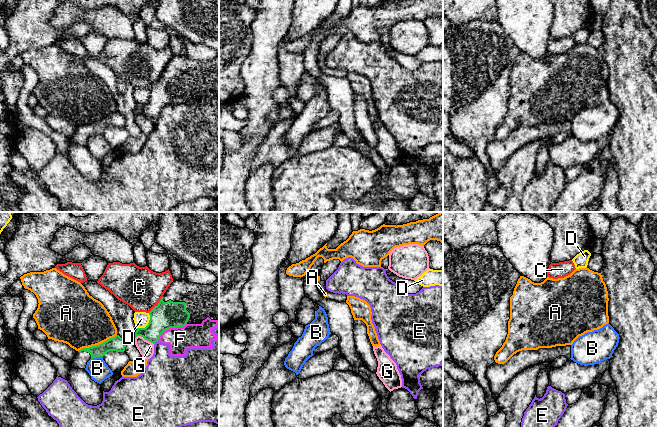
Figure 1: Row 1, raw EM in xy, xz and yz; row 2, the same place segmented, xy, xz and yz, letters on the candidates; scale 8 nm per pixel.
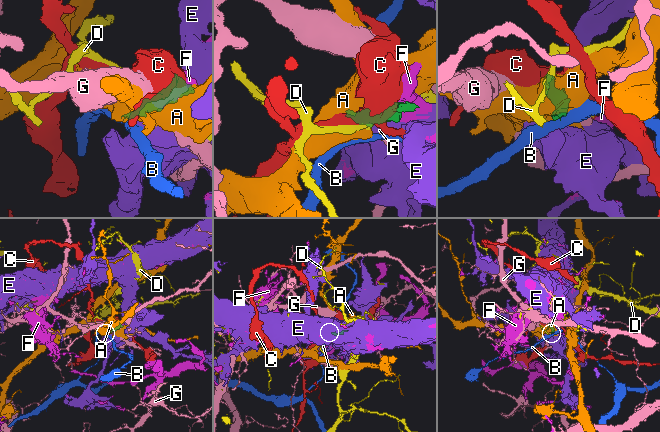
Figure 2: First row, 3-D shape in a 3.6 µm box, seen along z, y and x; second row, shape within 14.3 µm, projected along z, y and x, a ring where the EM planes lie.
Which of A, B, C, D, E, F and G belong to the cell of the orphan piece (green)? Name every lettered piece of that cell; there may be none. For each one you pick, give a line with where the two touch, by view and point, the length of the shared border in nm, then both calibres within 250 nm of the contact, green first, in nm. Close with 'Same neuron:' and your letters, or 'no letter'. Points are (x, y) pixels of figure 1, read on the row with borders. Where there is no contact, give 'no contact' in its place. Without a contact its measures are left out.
Same neuron: no letter

